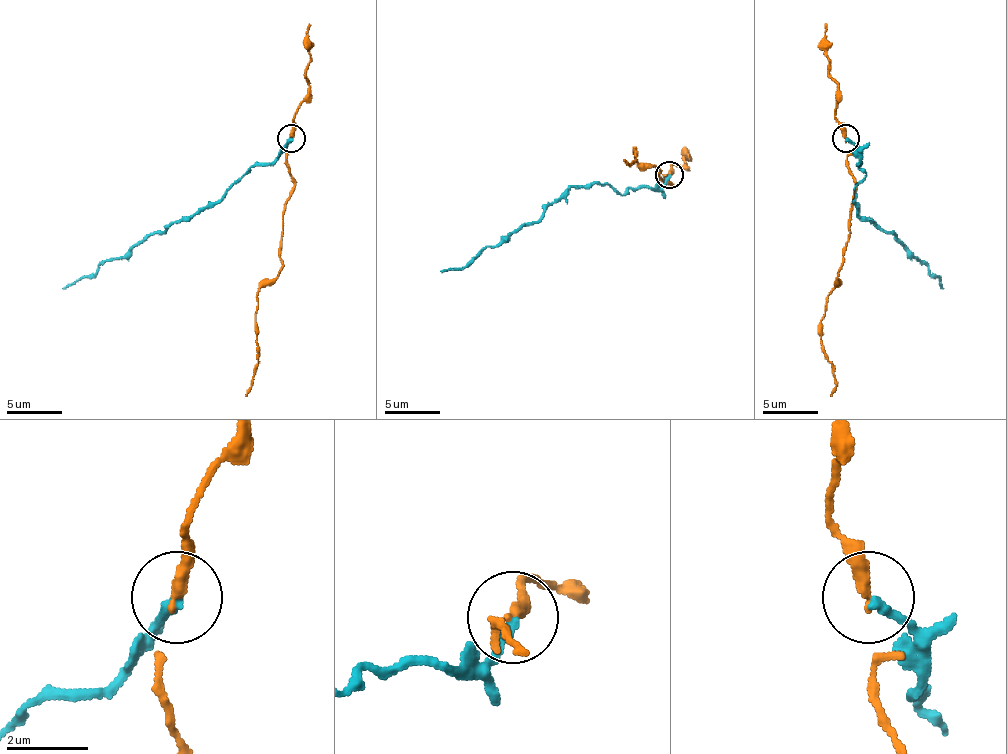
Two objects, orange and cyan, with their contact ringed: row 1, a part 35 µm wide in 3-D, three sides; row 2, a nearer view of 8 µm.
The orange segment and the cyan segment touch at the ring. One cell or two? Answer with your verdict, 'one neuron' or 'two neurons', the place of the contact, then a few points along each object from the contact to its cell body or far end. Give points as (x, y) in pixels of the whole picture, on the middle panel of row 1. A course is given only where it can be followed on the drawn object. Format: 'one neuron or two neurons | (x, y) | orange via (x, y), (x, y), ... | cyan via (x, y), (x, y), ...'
two neurons | (669, 174) | orange via (668, 174), (671, 185), (660, 179), (660, 171), (643, 168), (635, 160), (635, 149), (630, 163), (624, 160) | cyan via (668, 176), (660, 185), (621, 193), (608, 185), (574, 185), (500, 245), (484, 248), (464, 267), (439, 270)

